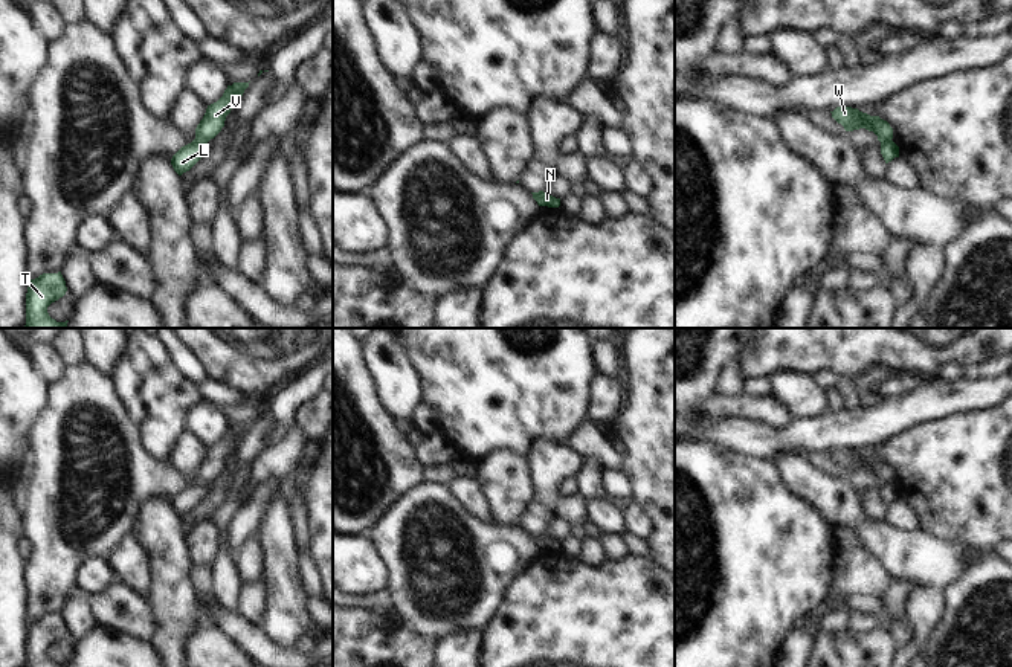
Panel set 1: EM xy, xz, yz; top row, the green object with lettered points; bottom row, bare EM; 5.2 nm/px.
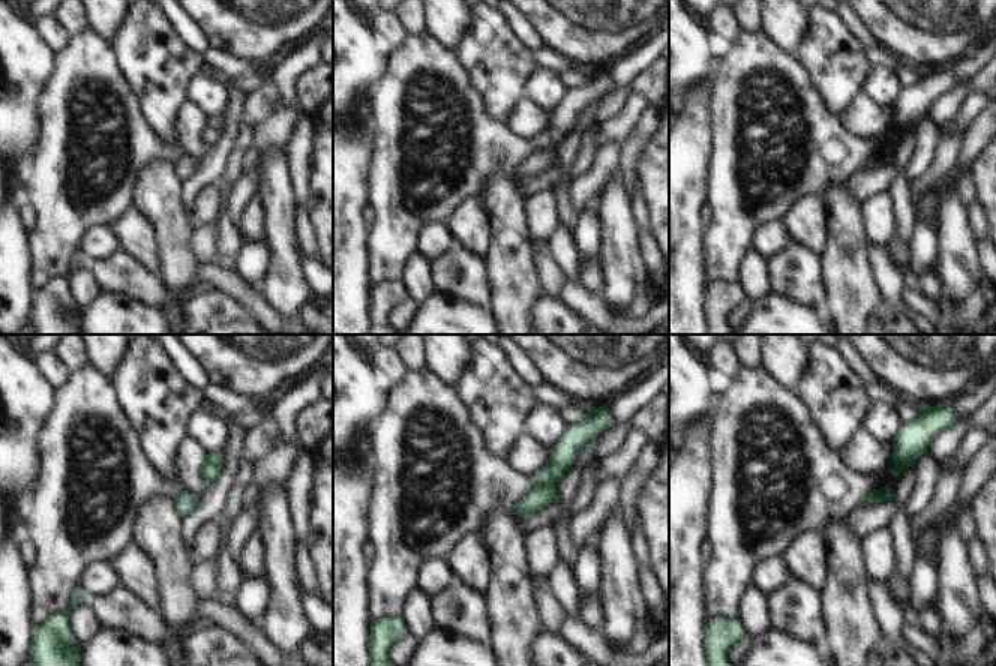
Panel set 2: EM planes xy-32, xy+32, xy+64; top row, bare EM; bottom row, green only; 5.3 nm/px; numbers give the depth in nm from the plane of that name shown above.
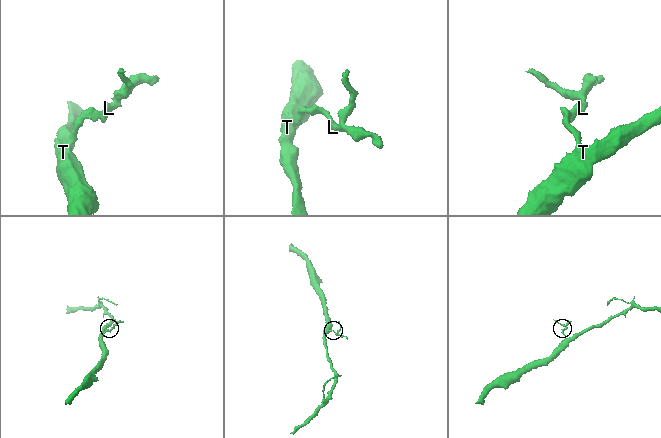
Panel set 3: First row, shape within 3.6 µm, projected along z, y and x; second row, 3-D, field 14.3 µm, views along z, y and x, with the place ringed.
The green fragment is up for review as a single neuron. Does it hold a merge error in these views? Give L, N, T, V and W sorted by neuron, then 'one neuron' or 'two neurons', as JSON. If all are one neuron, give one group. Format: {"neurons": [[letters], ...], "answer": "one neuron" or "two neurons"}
{"neurons": [["L", "N", "T"], ["V", "W"]], "answer": "two neurons"}

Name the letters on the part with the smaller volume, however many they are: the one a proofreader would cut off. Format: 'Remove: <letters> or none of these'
Remove: V, W

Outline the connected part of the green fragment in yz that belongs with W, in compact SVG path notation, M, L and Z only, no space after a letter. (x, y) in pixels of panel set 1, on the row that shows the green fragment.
M836 107L832 118L844 127L846 131L865 128L878 136L879 142L893 139L893 128L879 116L870 116L852 107Z

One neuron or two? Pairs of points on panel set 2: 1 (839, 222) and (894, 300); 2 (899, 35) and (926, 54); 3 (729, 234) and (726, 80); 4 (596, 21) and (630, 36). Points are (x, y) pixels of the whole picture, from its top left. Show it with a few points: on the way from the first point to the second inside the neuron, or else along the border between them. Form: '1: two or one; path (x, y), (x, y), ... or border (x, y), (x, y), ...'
1: two; border (867, 245), (866, 263), (873, 285), (879, 293)
2: one; path (905, 35), (920, 48)
3: one; path (732, 195), (732, 119)
4: one; path (605, 21), (615, 21), (621, 27)

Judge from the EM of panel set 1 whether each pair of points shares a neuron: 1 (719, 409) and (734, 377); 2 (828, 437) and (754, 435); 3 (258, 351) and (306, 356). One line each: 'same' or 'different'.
1: different
2: same
3: same

